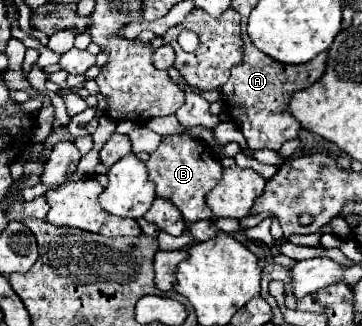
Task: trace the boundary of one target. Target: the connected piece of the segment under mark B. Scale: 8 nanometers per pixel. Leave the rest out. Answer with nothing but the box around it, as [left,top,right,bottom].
[146,136,224,222]

